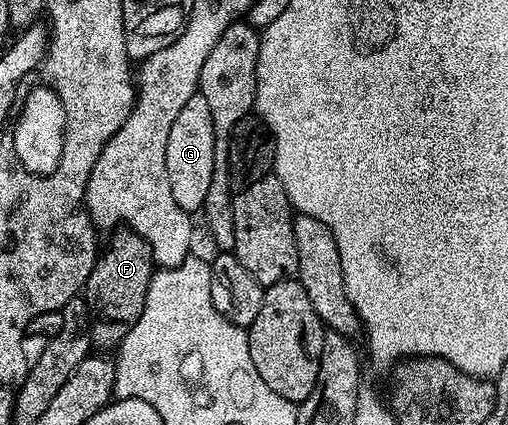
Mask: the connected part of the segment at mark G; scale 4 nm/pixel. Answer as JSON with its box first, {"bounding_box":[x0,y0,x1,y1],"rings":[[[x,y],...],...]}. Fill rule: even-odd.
{"bounding_box":[166,92,214,215],"rings":[[[199,92],[186,100],[170,127],[170,137],[166,140],[166,176],[170,176],[170,192],[178,208],[191,215],[203,211],[206,191],[210,180],[214,180],[214,116],[210,116],[206,96]]]}

